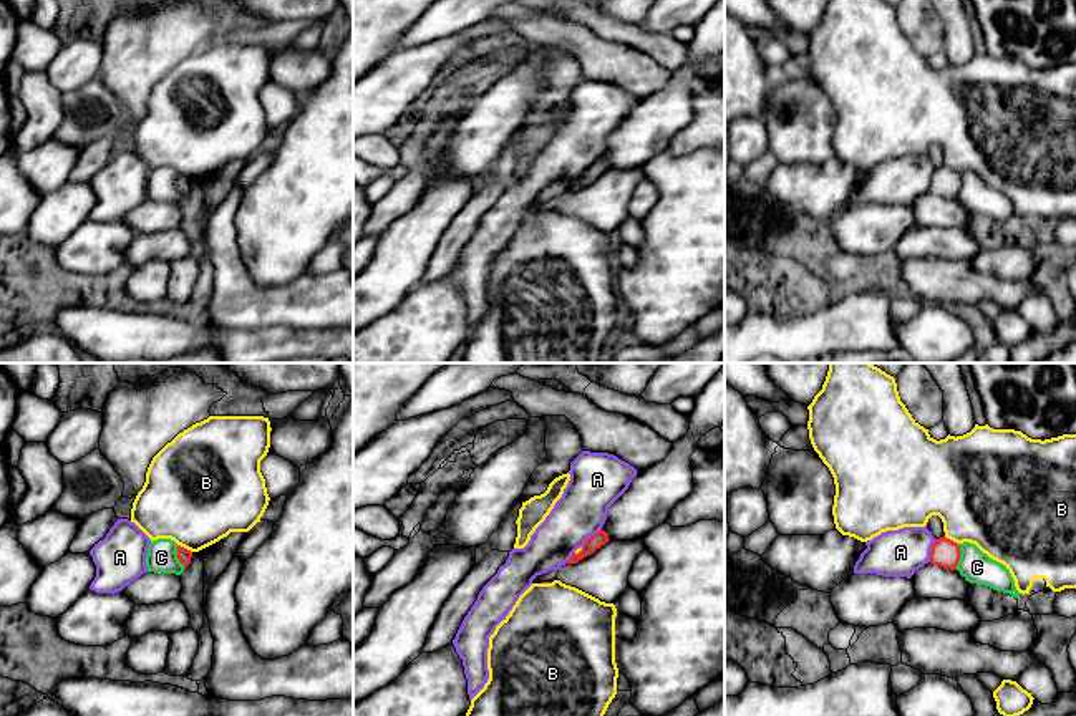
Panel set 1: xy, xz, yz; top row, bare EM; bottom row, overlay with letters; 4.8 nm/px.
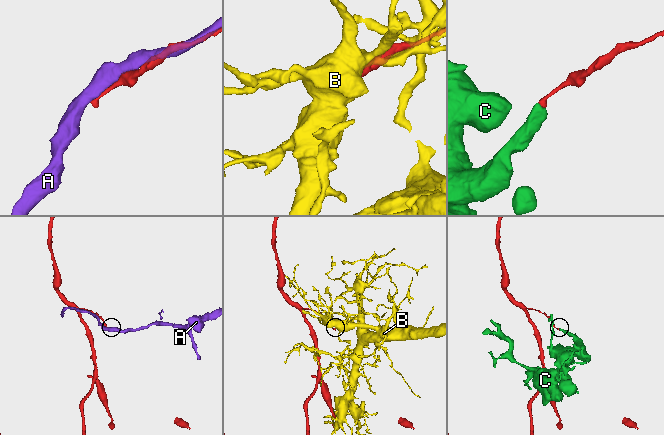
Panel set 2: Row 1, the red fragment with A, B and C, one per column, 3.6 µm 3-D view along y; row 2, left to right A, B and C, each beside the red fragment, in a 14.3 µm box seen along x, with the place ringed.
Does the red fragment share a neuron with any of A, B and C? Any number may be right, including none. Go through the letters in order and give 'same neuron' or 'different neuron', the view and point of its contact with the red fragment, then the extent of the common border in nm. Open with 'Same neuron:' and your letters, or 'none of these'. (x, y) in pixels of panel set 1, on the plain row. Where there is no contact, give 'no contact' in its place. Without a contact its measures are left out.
Same neuron: none of these
A: different neuron | yz (932, 179) | 120 nm
B: different neuron | xy (183, 176) | 80 nm
C: different neuron | yz (959, 186) | 130 nm

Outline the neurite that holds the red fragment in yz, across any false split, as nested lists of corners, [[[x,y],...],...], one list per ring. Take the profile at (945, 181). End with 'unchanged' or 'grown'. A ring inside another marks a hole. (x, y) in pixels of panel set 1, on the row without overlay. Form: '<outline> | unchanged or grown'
[[[943,164],[932,174],[930,192],[957,199],[960,182],[960,174]]] | unchanged

